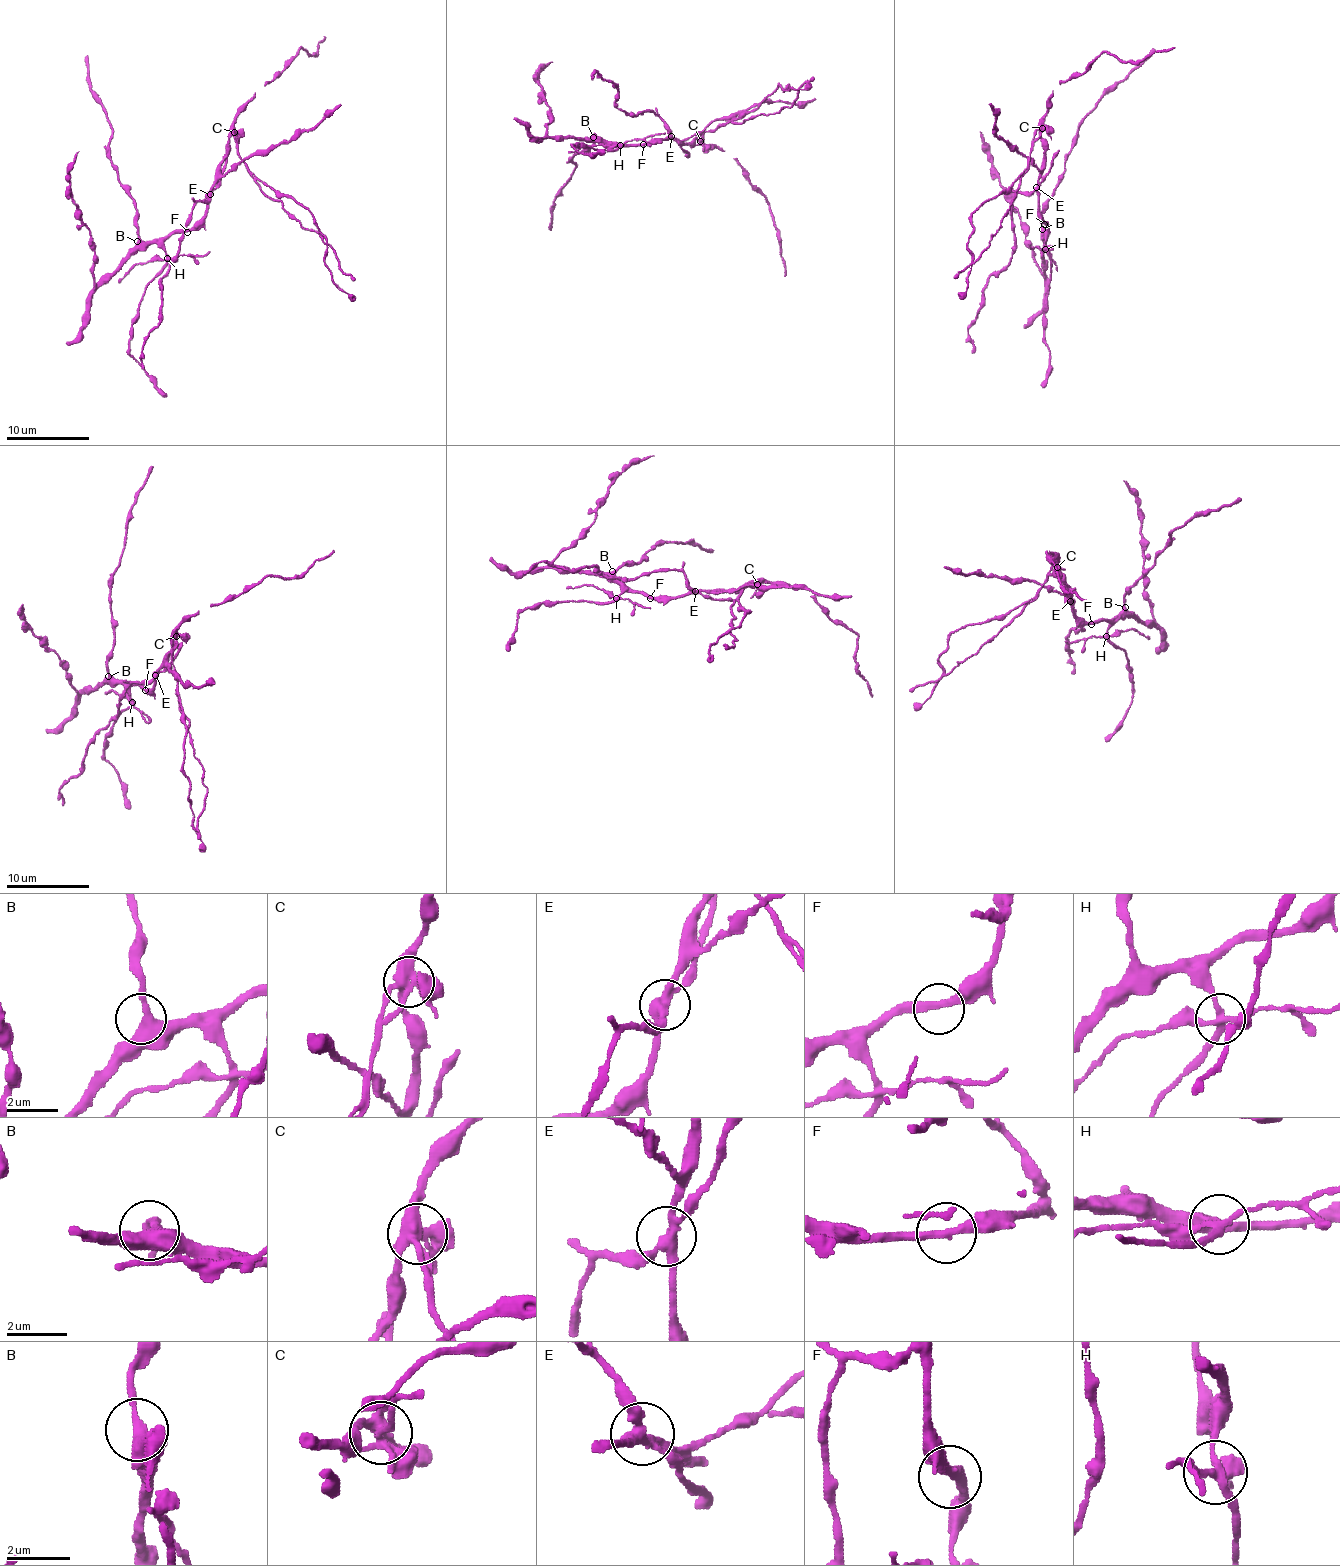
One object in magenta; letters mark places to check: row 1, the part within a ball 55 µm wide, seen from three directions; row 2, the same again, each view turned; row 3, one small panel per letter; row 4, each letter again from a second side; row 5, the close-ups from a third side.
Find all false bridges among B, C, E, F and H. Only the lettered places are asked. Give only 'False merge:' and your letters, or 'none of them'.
False merge: C, E, H

